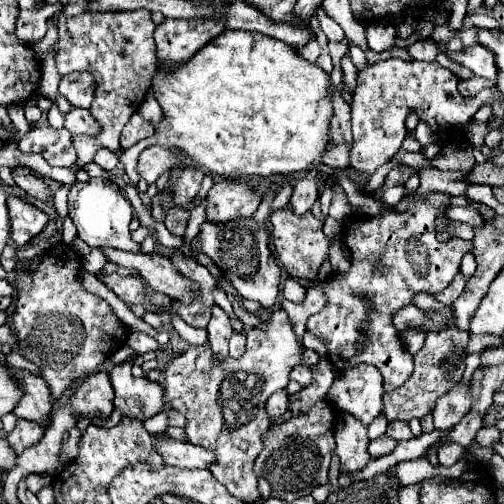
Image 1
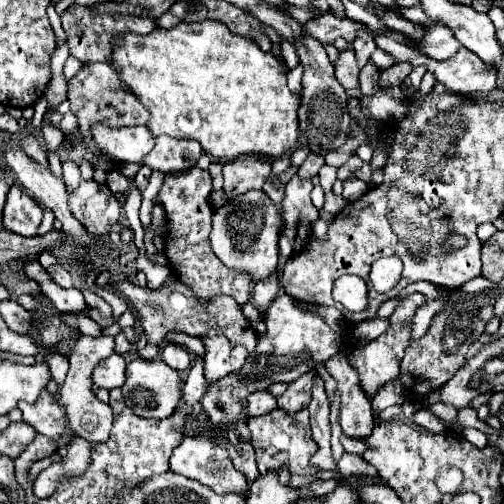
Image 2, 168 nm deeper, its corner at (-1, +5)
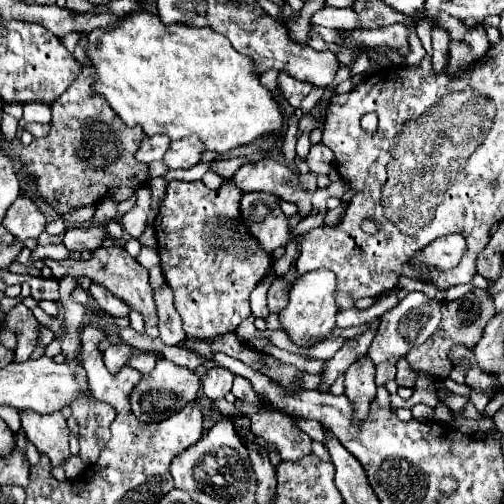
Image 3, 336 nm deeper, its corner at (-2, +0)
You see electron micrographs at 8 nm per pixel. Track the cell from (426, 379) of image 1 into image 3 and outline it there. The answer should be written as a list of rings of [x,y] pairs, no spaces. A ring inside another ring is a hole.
[[[471,289],[469,293],[465,293],[461,299],[455,301],[445,301],[441,307],[443,319],[437,327],[437,331],[419,347],[413,347],[413,351],[409,351],[407,361],[411,363],[413,369],[423,369],[427,371],[433,379],[447,379],[449,371],[451,371],[451,361],[447,359],[447,353],[451,347],[455,345],[465,345],[465,347],[475,347],[475,343],[481,339],[485,325],[489,323],[489,319],[495,315],[495,305],[493,305],[493,297],[489,295],[489,289]]]

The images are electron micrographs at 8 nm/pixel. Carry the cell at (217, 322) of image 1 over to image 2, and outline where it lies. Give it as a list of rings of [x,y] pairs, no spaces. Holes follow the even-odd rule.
[[[208,330],[208,334],[202,336],[202,342],[206,346],[204,354],[204,376],[206,380],[214,382],[218,378],[224,378],[232,372],[230,368],[230,342],[220,330]]]

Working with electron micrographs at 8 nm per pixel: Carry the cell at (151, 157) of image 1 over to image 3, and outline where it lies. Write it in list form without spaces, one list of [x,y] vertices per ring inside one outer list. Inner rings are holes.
[[[185,137],[181,141],[171,143],[163,163],[169,169],[191,169],[201,161],[203,151],[205,151],[205,145],[197,137]]]

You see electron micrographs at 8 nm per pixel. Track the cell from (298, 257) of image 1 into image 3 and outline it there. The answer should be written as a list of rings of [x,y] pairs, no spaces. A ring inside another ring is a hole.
[[[261,159],[257,163],[243,165],[233,181],[245,191],[265,191],[275,193],[279,199],[295,203],[299,207],[299,215],[309,215],[311,197],[315,187],[315,175],[301,175],[293,171],[289,165],[279,163],[275,159]]]

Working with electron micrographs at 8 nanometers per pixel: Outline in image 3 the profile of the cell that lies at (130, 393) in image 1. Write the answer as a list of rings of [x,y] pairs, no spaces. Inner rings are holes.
[[[159,359],[155,369],[149,375],[143,375],[141,383],[131,393],[131,411],[143,423],[157,423],[163,421],[177,411],[181,411],[187,403],[195,401],[201,389],[201,379],[195,371],[187,367],[179,367],[167,359]]]

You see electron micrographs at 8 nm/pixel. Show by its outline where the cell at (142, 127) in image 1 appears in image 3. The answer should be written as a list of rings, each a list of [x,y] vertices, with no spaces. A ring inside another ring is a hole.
[[[85,65],[81,75],[51,109],[51,131],[43,139],[23,147],[19,155],[21,193],[37,195],[59,215],[65,215],[81,205],[99,205],[107,199],[121,203],[149,183],[149,165],[135,159],[145,133],[141,127],[127,127],[121,123],[109,103],[93,91],[93,67]]]

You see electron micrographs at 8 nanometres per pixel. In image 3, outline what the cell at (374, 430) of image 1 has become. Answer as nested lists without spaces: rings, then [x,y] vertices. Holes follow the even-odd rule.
[[[391,363],[377,365],[377,385],[385,385],[393,377],[395,377],[395,365],[391,365]]]

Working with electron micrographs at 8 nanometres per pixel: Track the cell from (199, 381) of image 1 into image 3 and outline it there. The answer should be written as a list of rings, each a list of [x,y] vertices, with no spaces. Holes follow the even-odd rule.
[[[315,269],[301,279],[297,277],[293,281],[291,293],[289,293],[289,305],[279,313],[281,325],[291,337],[293,343],[299,345],[315,345],[311,339],[317,339],[321,335],[327,335],[335,327],[335,315],[337,315],[337,303],[335,303],[335,273],[329,269]]]

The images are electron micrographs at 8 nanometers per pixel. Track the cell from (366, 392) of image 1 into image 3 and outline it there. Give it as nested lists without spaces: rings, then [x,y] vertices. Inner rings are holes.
[[[407,293],[393,309],[389,309],[379,323],[377,329],[377,339],[373,341],[371,349],[369,349],[369,357],[373,359],[373,363],[397,363],[399,357],[405,357],[407,351],[411,347],[417,347],[421,343],[425,343],[433,331],[437,329],[441,321],[441,301],[433,301],[423,293]]]

